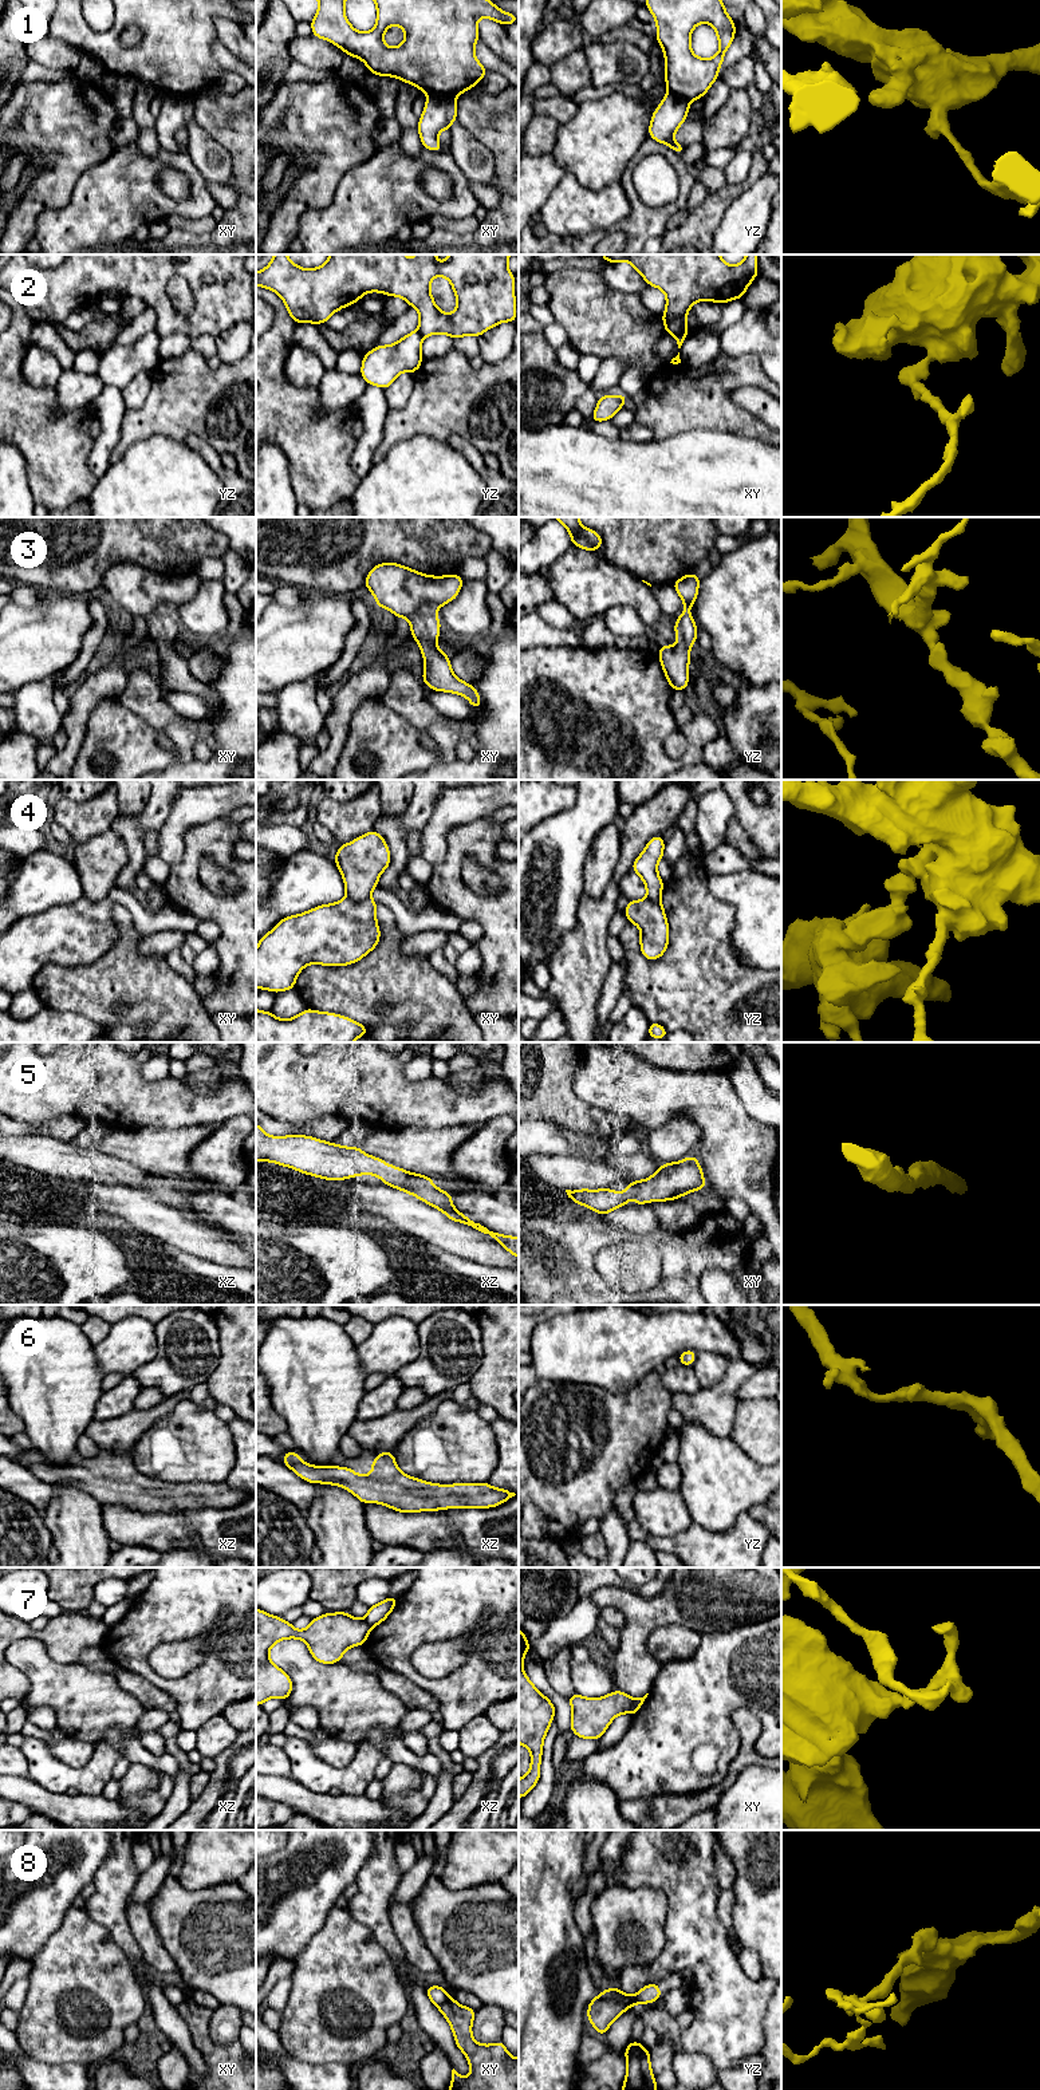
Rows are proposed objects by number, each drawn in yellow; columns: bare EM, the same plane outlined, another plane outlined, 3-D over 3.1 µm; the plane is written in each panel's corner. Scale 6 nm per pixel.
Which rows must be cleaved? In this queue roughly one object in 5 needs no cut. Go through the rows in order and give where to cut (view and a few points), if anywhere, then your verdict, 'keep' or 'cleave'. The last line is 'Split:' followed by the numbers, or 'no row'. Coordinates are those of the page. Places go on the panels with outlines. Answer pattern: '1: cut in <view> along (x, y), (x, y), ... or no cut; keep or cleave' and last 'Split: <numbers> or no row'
1: cut in xy along (429, 93), (453, 98); cleave
2: cut in yz along (417, 330), (422, 336); cleave
3: no cut; keep
4: cut in xy along (347, 895), (355, 899), (369, 898); cleave
5: no cut; keep
6: no cut; keep
7: cut in xy along (633, 1699), (629, 1712); cleave
8: cut in yz along (598, 1995), (617, 2000), (627, 2007); cleave
Split: 1, 2, 4, 7, 8

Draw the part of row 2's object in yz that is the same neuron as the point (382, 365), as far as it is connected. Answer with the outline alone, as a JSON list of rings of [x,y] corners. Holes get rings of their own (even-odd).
[[[413,331],[394,344],[377,346],[362,360],[361,375],[367,385],[386,390],[403,371],[414,374],[422,364],[422,335]]]

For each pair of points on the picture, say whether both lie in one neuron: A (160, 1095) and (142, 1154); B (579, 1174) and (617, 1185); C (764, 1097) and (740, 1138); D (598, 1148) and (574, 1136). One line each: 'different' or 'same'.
A: different
B: same
C: different
D: same

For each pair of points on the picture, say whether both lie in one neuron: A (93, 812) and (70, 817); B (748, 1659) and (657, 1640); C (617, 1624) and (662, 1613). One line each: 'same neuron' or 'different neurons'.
A: same neuron
B: different neurons
C: different neurons

